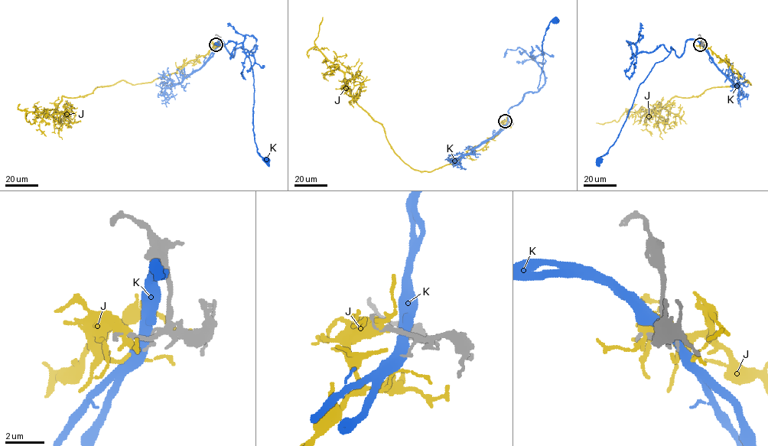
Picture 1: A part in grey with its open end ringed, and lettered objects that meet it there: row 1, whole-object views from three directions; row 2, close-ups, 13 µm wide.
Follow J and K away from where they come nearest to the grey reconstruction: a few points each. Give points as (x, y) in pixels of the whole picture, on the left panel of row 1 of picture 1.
J: (216, 44), (151, 82), (120, 80), (84, 96), (62, 96), (56, 111), (26, 112), (25, 119), (33, 122)
K: (218, 46), (220, 40), (232, 56), (239, 47), (248, 53), (254, 92), (254, 139), (258, 153), (266, 159)

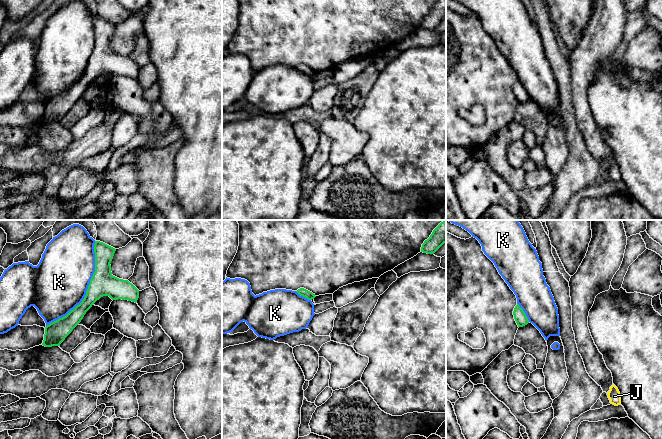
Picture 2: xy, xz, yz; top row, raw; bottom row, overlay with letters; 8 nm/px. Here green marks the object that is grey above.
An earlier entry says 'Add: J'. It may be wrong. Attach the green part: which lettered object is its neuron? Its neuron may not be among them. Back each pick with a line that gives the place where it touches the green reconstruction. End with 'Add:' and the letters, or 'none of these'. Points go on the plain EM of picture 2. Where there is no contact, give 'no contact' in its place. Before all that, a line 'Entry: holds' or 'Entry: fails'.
Entry: holds
J: no contact
Add: J

